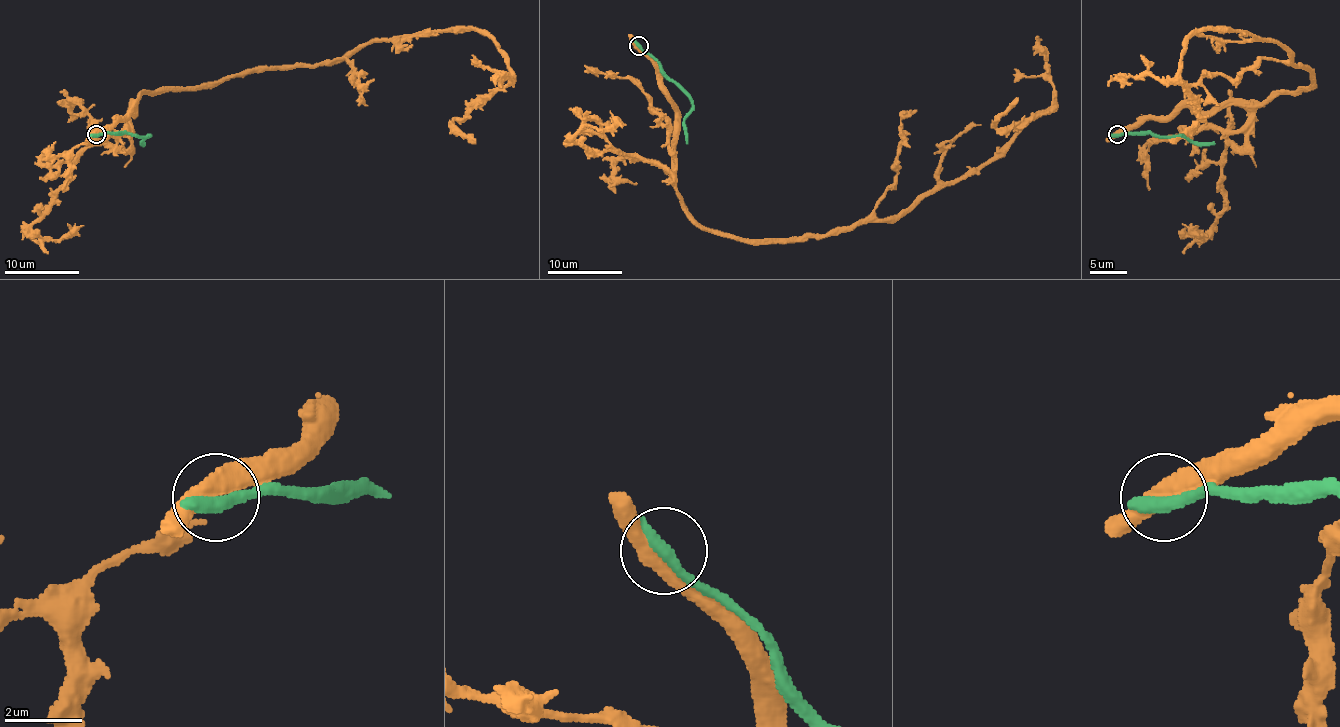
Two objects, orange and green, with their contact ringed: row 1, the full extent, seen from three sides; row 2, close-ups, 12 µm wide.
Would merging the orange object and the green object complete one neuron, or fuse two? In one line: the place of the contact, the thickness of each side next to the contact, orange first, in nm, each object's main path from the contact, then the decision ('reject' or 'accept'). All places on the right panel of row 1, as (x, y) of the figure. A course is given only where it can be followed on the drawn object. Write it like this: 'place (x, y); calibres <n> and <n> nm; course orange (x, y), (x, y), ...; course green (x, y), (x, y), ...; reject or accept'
place (1117, 134); calibres 460 and 440 nm; course orange (1117, 133), (1261, 104), (1311, 72), (1278, 42), (1201, 29), (1181, 74), (1199, 120), (1170, 143); course green (1117, 133), (1183, 135), (1192, 143), (1214, 141); reject

